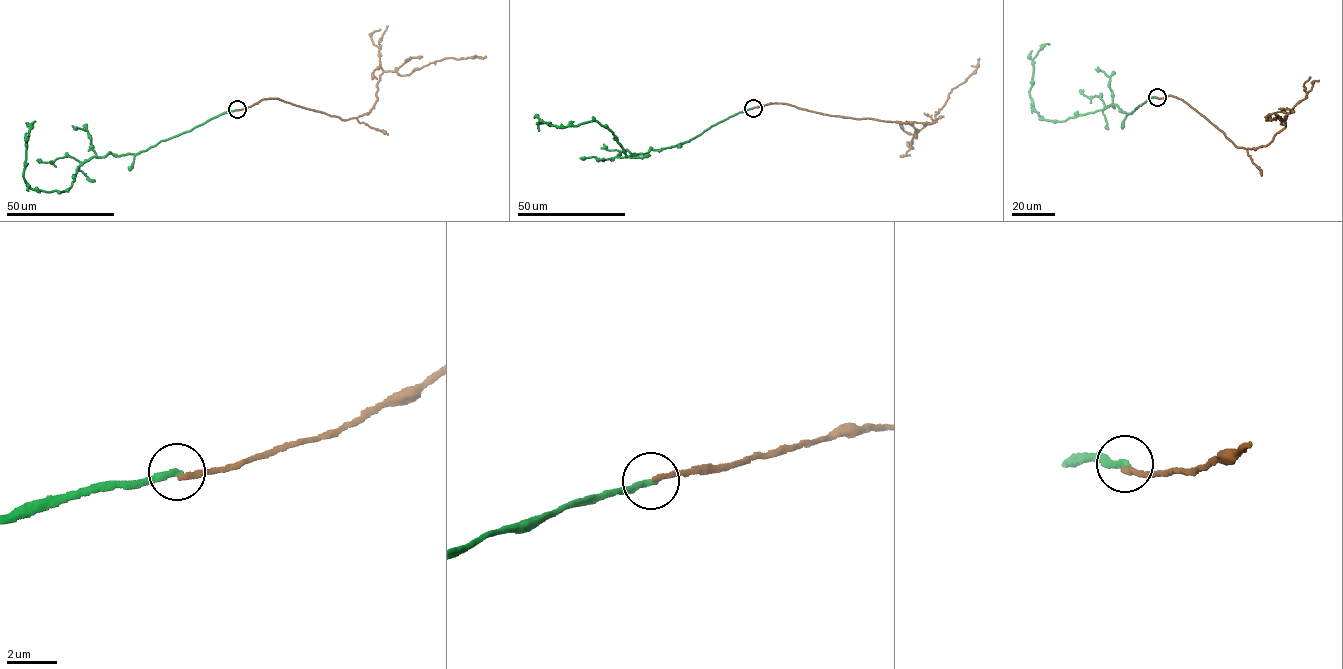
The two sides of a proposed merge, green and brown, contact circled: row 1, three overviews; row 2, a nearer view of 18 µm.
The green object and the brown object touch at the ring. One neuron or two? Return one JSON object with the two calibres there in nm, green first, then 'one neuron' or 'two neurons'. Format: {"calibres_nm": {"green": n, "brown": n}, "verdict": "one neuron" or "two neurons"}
{"calibres_nm": {"green": 280, "brown": 200}, "verdict": "two neurons"}

